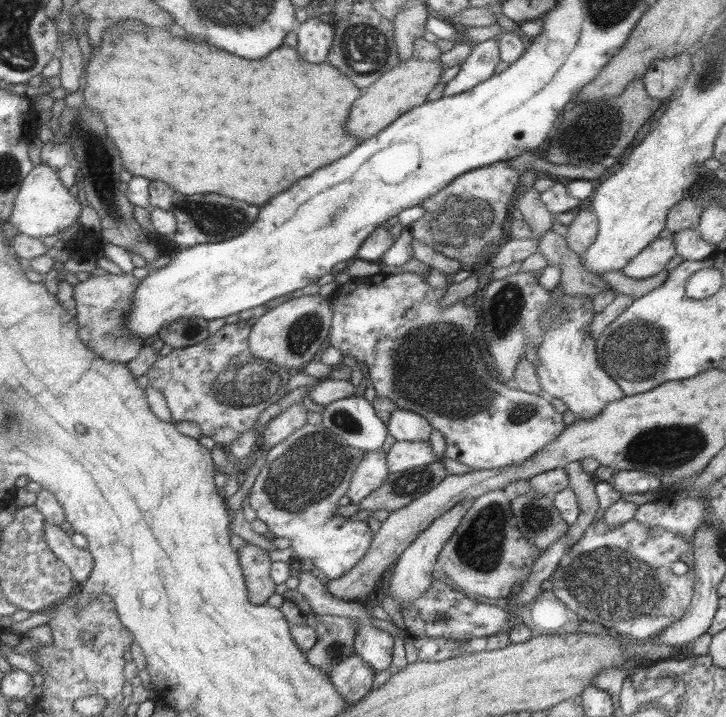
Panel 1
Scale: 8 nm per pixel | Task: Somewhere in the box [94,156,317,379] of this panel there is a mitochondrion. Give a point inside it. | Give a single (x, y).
(217, 220)

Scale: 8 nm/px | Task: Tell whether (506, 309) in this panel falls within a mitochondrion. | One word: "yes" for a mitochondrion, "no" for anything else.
yes

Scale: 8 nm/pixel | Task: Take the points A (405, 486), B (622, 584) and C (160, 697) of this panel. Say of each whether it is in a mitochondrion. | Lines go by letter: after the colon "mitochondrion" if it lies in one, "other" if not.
A: mitochondrion
B: mitochondrion
C: other

